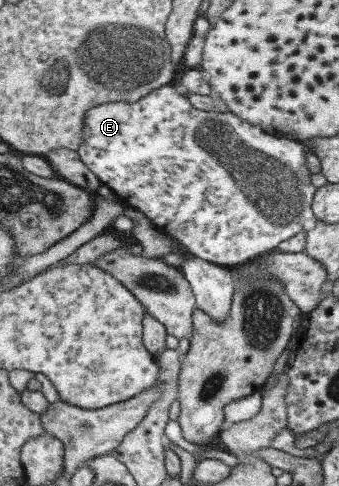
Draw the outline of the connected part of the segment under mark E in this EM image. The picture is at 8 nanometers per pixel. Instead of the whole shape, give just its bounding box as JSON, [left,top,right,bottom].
[75,85,317,268]

